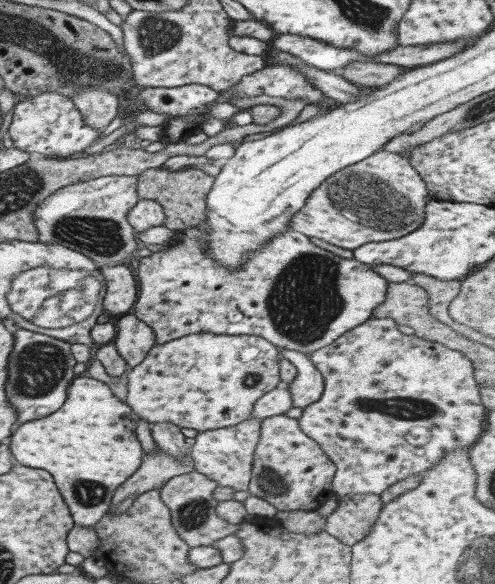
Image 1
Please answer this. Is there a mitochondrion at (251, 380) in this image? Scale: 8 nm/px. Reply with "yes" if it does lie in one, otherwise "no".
yes

